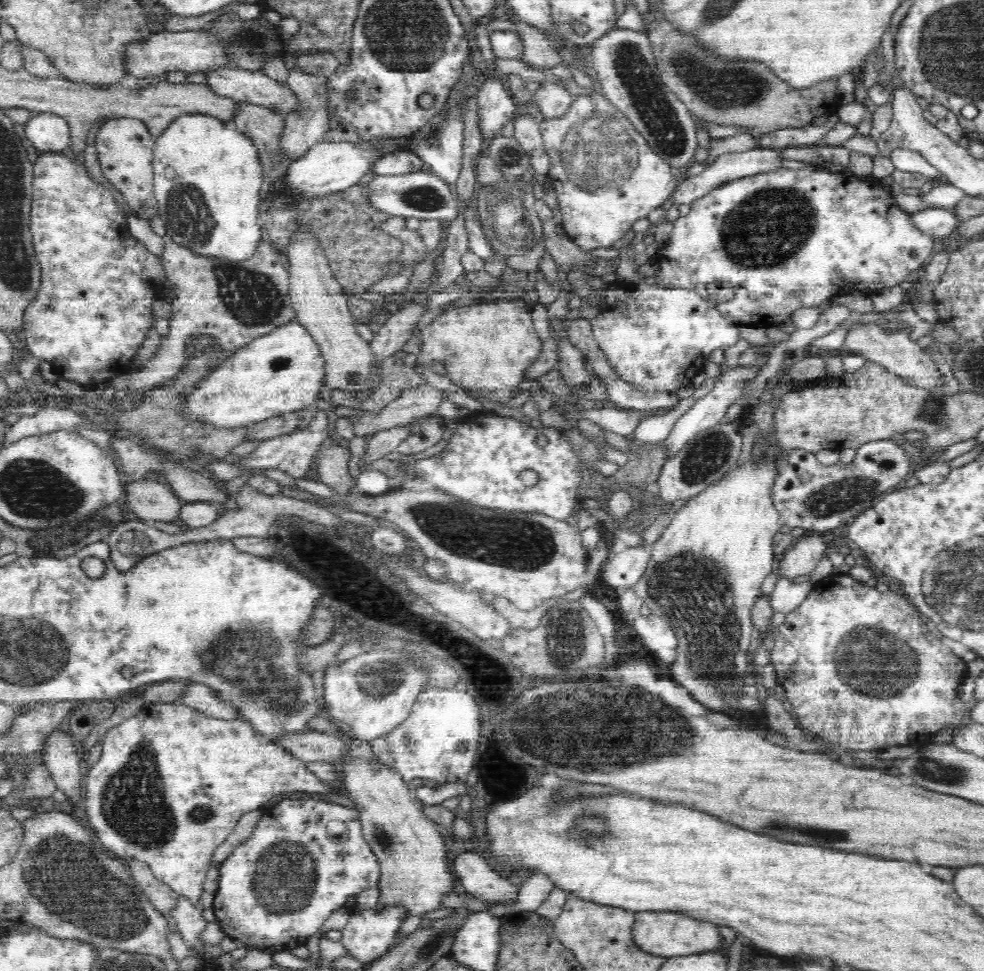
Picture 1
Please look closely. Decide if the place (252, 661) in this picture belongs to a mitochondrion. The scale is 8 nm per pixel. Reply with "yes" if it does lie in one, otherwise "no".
yes

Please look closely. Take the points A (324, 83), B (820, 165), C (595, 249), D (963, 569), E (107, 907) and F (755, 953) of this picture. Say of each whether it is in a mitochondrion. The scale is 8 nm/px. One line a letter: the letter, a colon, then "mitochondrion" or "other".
A: other
B: other
C: other
D: mitochondrion
E: mitochondrion
F: other

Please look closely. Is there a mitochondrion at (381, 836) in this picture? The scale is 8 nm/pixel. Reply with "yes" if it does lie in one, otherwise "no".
yes

